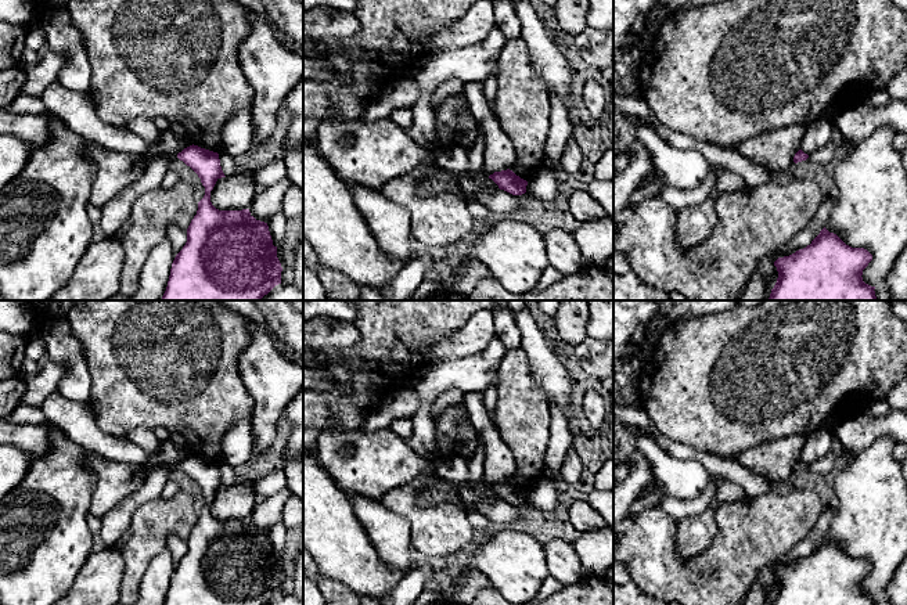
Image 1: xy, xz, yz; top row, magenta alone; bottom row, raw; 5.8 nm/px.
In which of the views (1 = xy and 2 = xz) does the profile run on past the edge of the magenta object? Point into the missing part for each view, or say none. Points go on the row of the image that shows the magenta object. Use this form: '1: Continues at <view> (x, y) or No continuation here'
1: No continuation here
2: No continuation here

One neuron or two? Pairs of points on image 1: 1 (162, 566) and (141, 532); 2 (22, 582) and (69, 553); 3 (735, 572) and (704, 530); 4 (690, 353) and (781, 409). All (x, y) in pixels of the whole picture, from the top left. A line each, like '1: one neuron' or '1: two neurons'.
1: two neurons
2: one neuron
3: two neurons
4: one neuron

